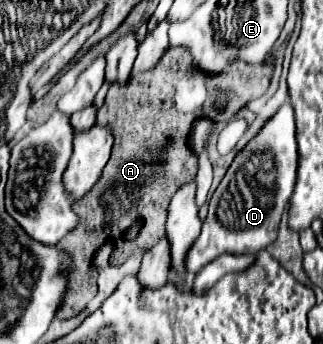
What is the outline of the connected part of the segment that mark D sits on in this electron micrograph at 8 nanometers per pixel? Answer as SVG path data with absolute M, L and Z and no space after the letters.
M285 102L273 118L237 152L225 178L209 200L209 214L203 222L199 240L187 254L187 270L199 272L221 254L253 254L267 248L277 238L281 214L295 188L297 142L293 106Z

